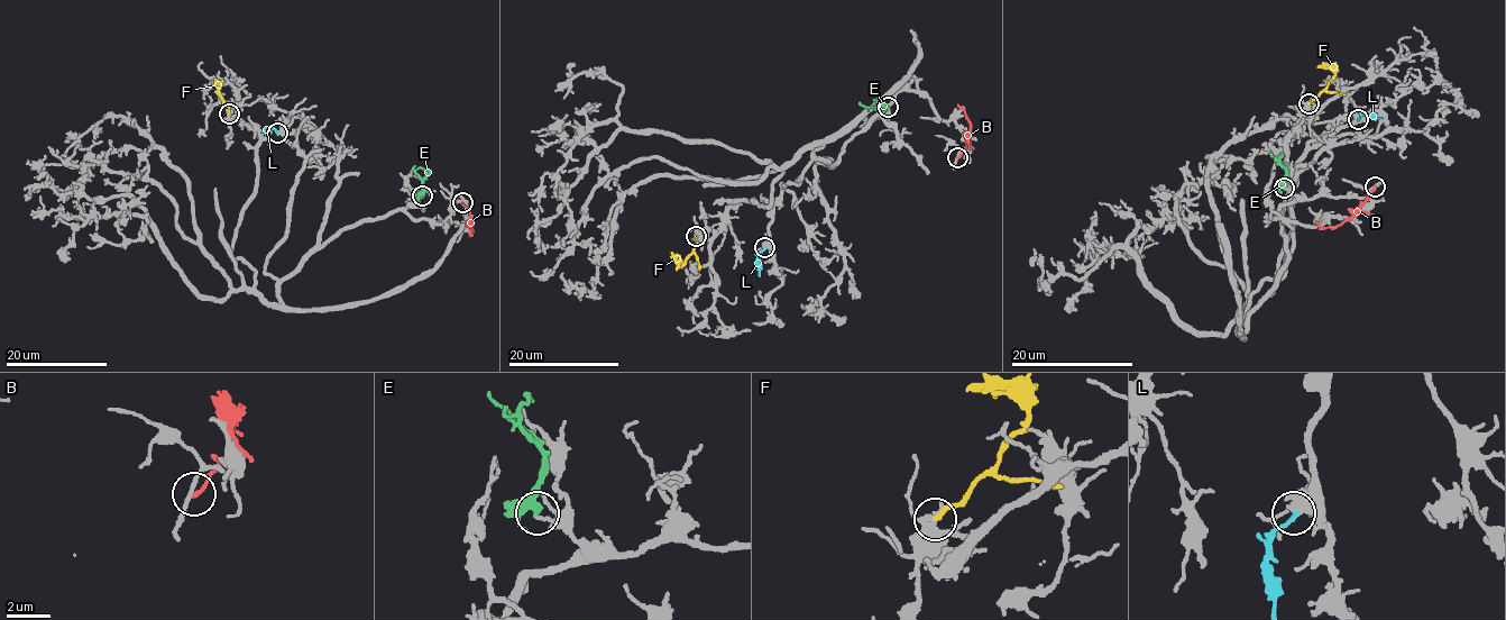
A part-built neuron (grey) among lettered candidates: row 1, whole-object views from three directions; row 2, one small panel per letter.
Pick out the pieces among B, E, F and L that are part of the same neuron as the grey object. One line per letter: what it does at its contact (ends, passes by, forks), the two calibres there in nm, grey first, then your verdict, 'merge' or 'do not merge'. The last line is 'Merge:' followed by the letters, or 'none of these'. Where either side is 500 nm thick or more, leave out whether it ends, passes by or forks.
B: it ends; calibres 130 and 150 nm; do not merge
E: it passes by; calibres 150 and 420 nm; do not merge
F: it ends; calibres 320 and 200 nm; do not merge
L: calibres 500 and 190 nm; do not merge
Merge: none of these

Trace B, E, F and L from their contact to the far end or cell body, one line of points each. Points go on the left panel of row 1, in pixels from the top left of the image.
B: (462, 202), (471, 217), (470, 229)
E: (422, 195), (422, 182), (429, 172), (418, 170)
F: (229, 114), (216, 83)
L: (277, 134), (269, 128), (262, 133)

